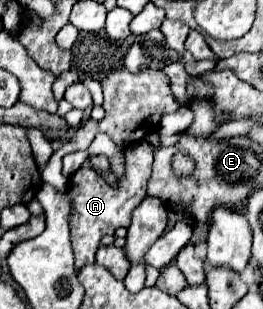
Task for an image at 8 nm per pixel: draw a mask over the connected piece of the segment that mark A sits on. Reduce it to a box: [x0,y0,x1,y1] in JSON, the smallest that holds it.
[69,141,153,269]

